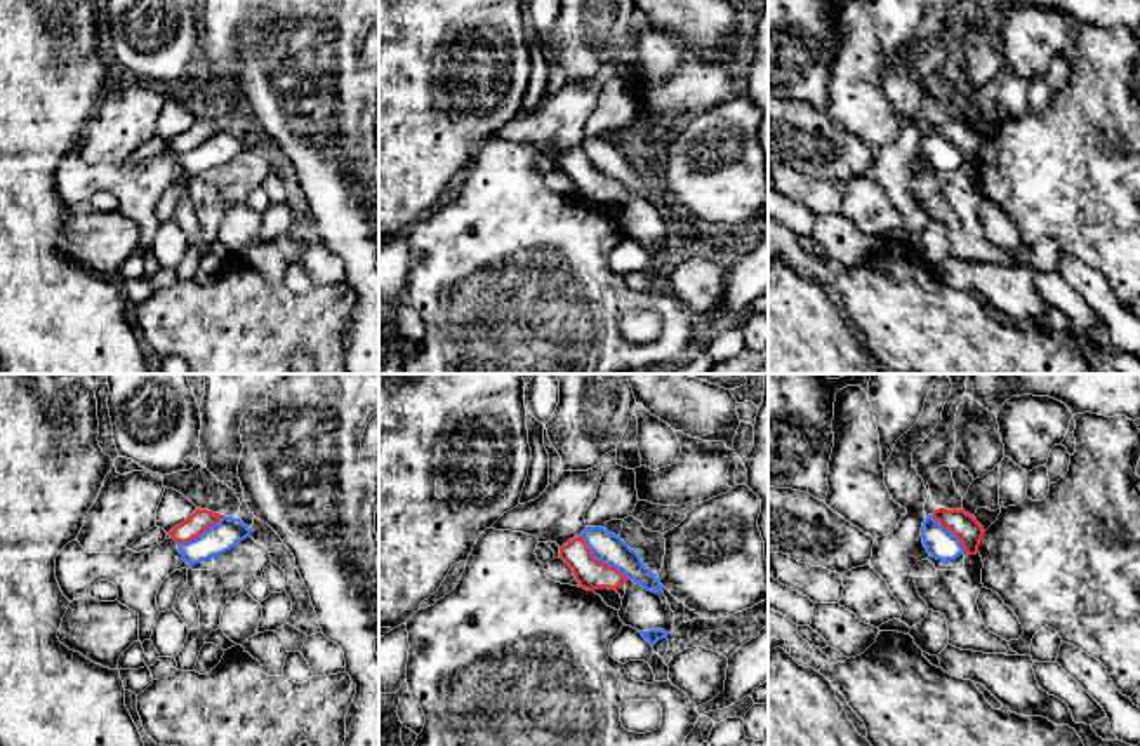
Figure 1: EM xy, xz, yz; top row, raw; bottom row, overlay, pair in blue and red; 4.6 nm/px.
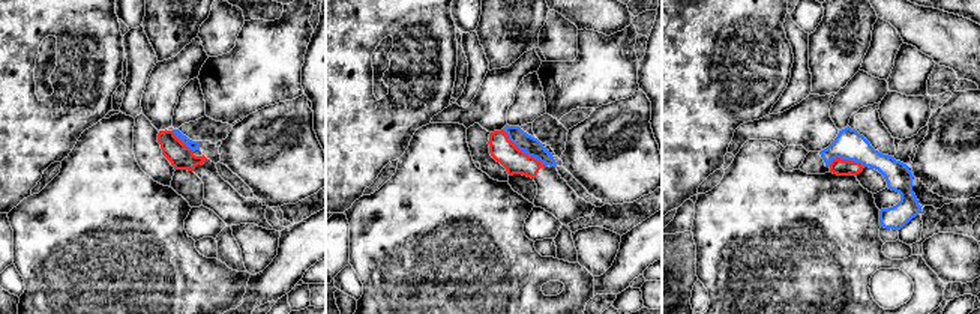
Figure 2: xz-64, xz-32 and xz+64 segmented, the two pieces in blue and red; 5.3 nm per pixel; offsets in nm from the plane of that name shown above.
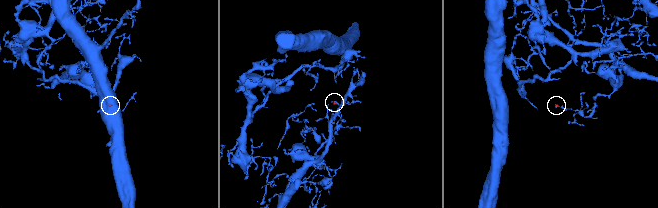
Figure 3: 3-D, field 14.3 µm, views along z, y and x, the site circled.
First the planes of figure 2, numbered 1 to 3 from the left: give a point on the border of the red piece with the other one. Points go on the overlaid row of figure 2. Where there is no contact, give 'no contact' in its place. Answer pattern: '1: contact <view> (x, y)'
1: contact xz-64 (183, 143)
2: contact xz-32 (523, 150)
3: contact xz+64 (847, 158)

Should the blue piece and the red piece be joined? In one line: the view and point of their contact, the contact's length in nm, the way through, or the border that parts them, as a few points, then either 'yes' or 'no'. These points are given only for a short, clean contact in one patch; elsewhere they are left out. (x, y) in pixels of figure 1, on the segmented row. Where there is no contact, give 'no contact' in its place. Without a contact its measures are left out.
xz (602, 560) | 320 nm | along xz (581, 534), (596, 559), (616, 567), (629, 579) | no

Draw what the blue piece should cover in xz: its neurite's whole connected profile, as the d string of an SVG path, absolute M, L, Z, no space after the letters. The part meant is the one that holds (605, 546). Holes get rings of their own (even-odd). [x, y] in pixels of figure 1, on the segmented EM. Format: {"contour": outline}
{"contour": "M586 527L580 536L596 560L617 569L646 591L662 593L659 577L643 565L640 555L619 536L603 527Z"}

